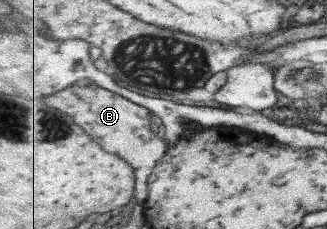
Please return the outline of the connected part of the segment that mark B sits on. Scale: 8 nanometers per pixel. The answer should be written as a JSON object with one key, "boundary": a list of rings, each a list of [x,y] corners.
{"boundary":[[[94,83],[88,86],[69,86],[55,95],[45,97],[44,101],[49,107],[70,115],[103,149],[117,153],[127,163],[131,163],[137,175],[137,199],[139,203],[147,201],[149,175],[167,153],[167,140],[157,137],[151,129],[152,113],[149,109]]]}

